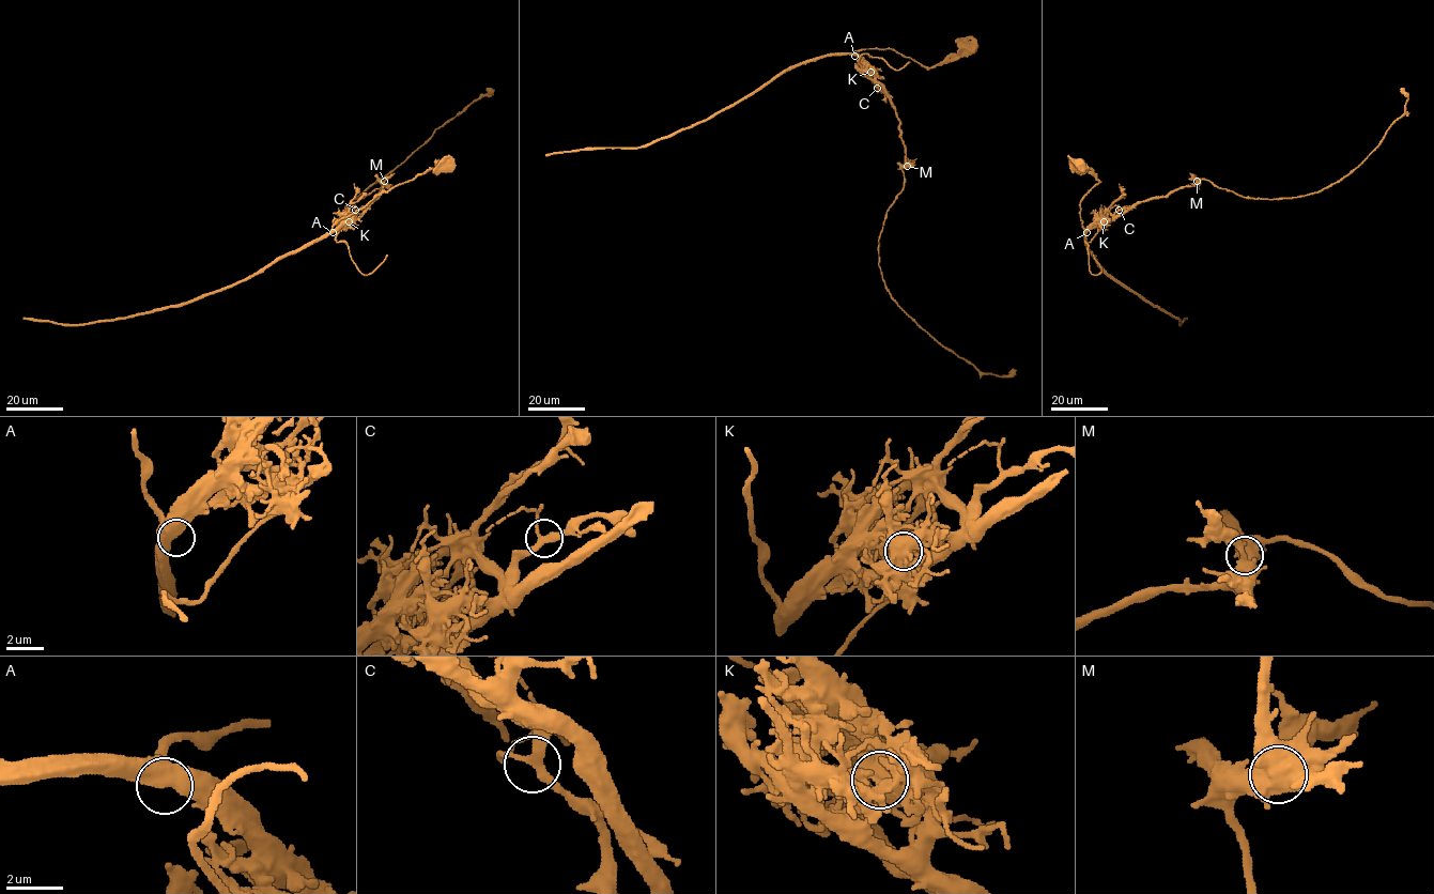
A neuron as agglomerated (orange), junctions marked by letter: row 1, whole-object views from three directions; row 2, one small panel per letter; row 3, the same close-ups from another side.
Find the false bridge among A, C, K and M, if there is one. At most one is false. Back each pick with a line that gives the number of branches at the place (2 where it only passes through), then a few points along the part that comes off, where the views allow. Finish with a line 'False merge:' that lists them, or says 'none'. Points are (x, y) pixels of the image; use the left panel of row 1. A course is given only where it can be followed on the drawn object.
K: 4 | (349, 221), (378, 198), (382, 181), (380, 187), (356, 199), (363, 191), (399, 166), (436, 129), (494, 89)
False merge: K

